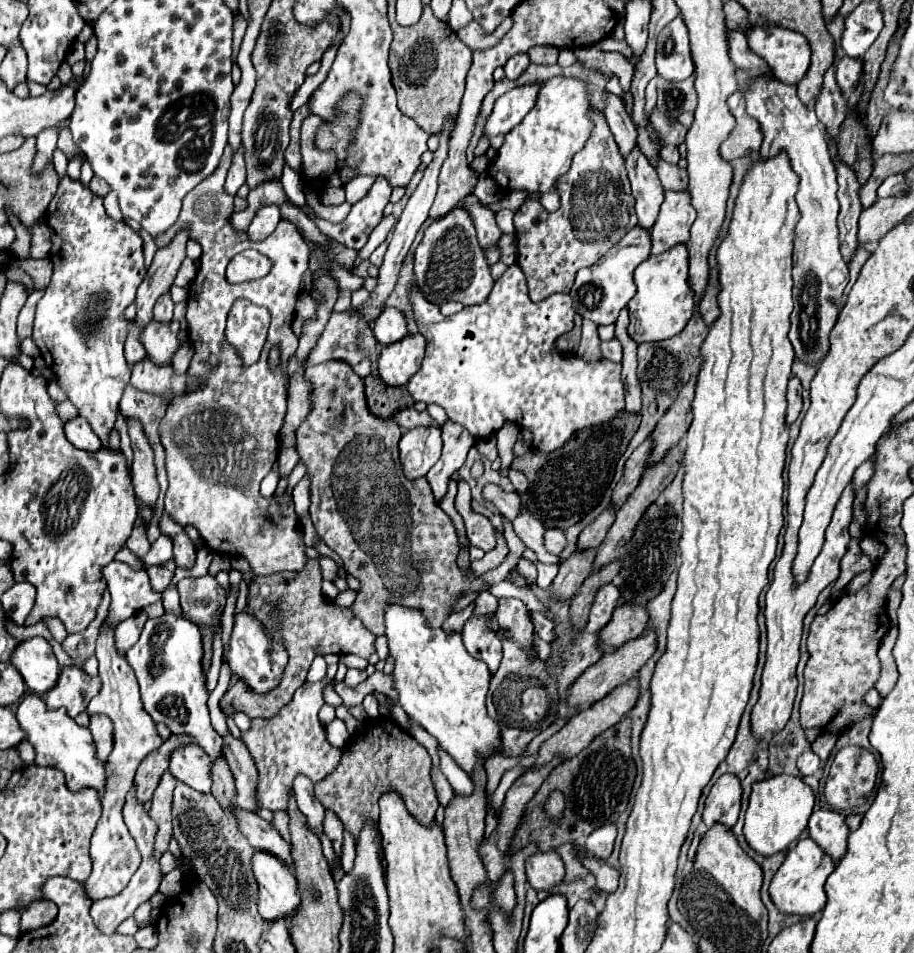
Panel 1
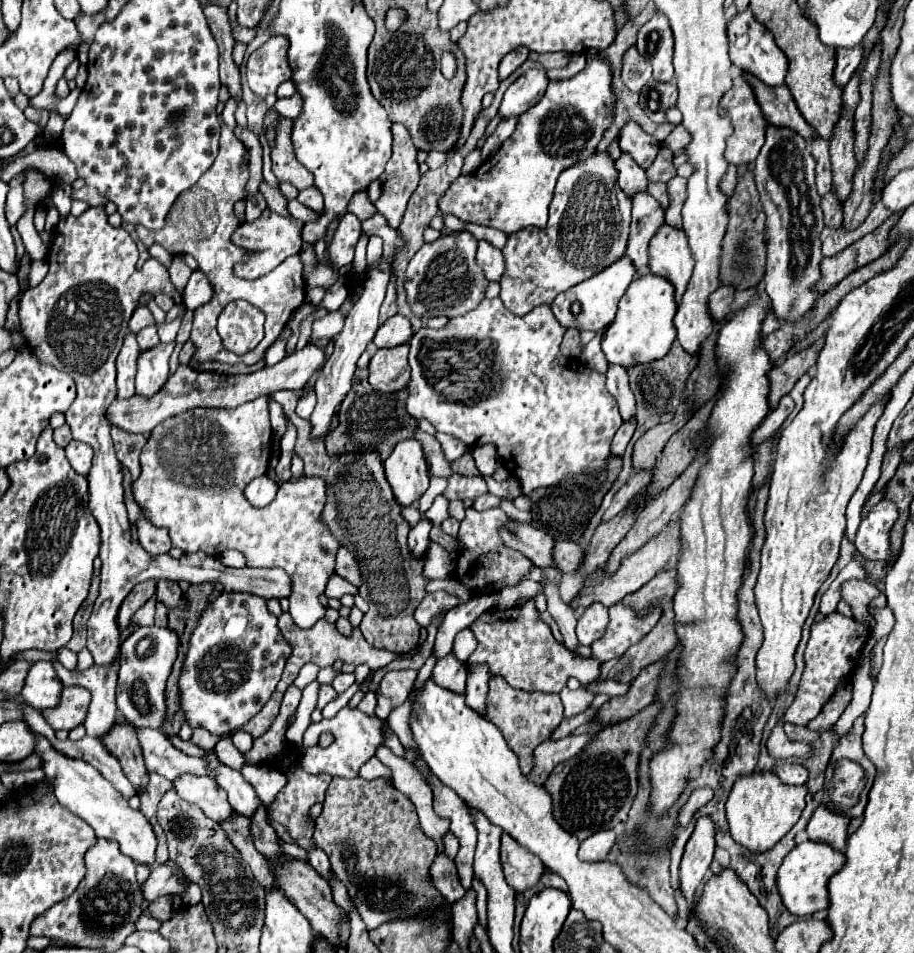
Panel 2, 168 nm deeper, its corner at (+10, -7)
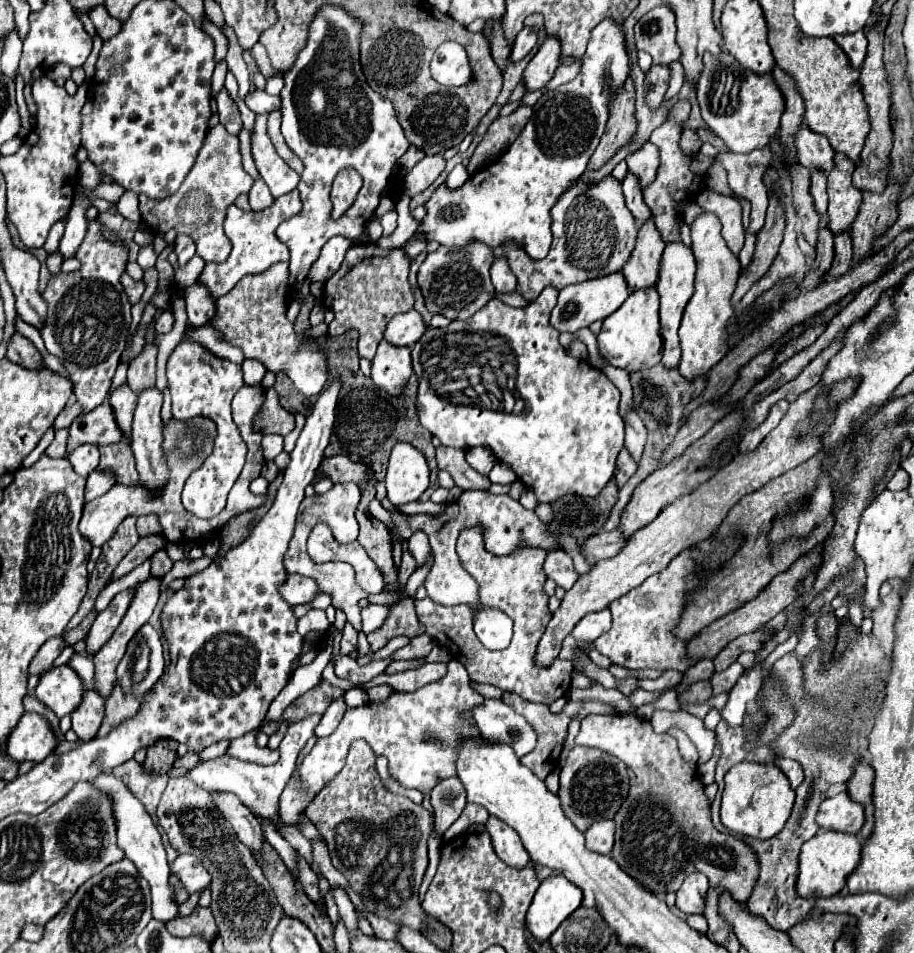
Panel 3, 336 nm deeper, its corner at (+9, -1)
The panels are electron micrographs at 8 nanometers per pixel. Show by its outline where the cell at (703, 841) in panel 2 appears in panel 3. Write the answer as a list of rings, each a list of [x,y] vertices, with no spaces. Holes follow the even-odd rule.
[[[694,871],[692,875],[688,875],[682,883],[682,887],[678,889],[678,897],[676,897],[676,907],[682,913],[702,913],[704,909],[704,897],[708,891],[708,881],[706,875],[702,875],[700,871]]]

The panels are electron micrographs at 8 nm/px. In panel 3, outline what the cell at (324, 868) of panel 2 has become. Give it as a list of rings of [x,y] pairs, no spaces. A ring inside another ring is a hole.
[[[332,887],[332,897],[338,905],[338,913],[344,921],[350,921],[350,929],[358,927],[358,921],[356,921],[356,913],[354,913],[354,905],[350,903],[350,897],[346,893],[344,887]]]

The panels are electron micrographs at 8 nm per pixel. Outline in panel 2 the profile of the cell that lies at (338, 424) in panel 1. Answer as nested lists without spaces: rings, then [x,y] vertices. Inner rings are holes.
[[[277,391],[271,395],[277,401],[287,419],[297,429],[295,453],[305,461],[307,477],[323,477],[331,485],[327,489],[327,505],[323,509],[323,521],[337,535],[341,547],[347,547],[361,571],[363,585],[359,587],[359,595],[369,603],[369,613],[363,615],[361,633],[371,647],[389,649],[395,653],[407,653],[419,639],[421,627],[413,619],[413,611],[425,597],[427,579],[423,577],[423,561],[413,559],[407,551],[407,533],[409,525],[399,515],[401,505],[395,501],[391,487],[387,485],[383,463],[377,453],[347,453],[329,457],[325,453],[325,443],[311,441],[309,421],[295,415],[297,393],[295,391]]]

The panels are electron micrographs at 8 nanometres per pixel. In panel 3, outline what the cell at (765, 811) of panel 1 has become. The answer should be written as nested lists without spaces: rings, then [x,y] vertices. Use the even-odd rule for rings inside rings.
[[[742,761],[726,773],[724,781],[726,787],[722,793],[720,809],[720,819],[724,827],[738,835],[754,839],[770,839],[782,831],[792,813],[796,793],[790,787],[790,781],[786,781],[786,775],[776,765]]]

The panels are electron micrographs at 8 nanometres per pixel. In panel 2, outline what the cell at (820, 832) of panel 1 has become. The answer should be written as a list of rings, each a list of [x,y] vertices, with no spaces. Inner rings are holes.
[[[819,805],[807,825],[807,835],[811,841],[823,841],[833,849],[843,851],[847,847],[849,817],[831,811],[827,805]]]

